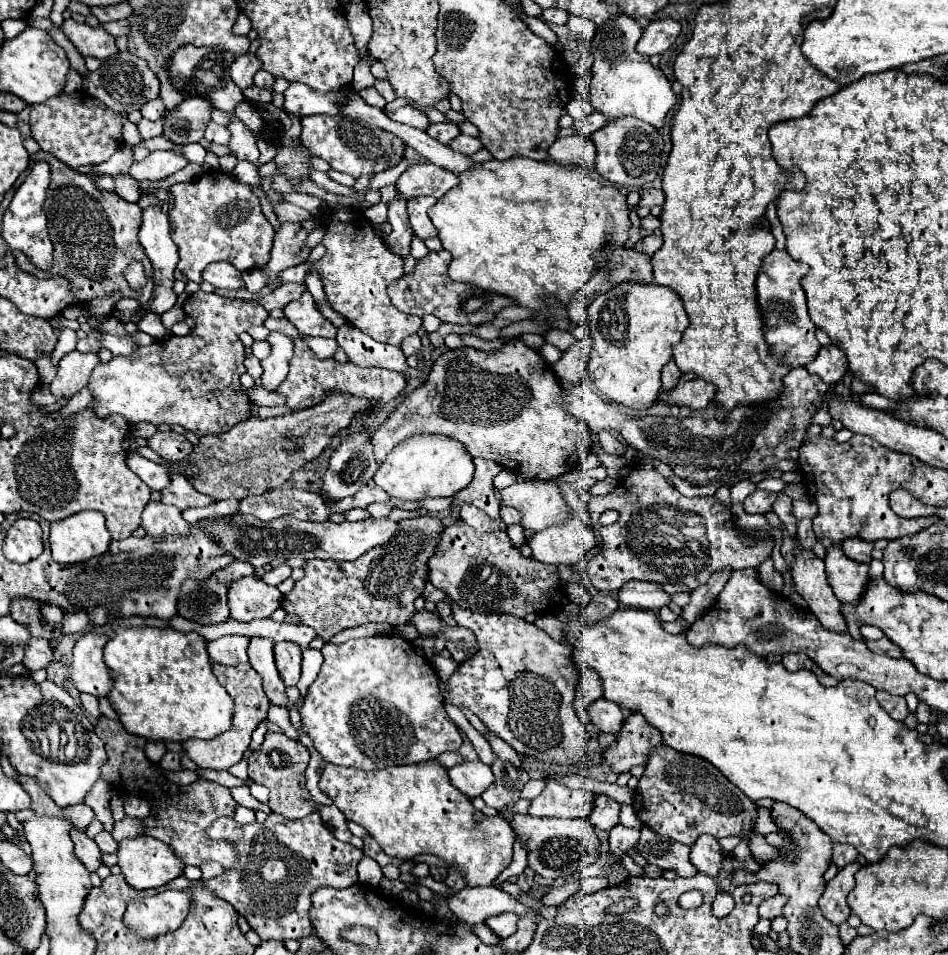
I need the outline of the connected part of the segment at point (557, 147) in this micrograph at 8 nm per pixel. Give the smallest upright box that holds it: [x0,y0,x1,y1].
[550,135,596,171]

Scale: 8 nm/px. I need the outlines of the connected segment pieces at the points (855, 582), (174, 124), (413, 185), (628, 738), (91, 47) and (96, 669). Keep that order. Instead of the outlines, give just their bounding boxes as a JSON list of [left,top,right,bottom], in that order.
[[824,545,868,603],[164,97,212,143],[396,163,458,199],[604,713,660,771],[62,19,118,61],[72,633,110,697]]

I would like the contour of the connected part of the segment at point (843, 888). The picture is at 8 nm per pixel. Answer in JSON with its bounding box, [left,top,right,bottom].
[820,863,862,925]

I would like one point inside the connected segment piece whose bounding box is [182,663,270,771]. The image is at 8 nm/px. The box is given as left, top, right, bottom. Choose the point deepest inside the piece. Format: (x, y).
(243, 684)

